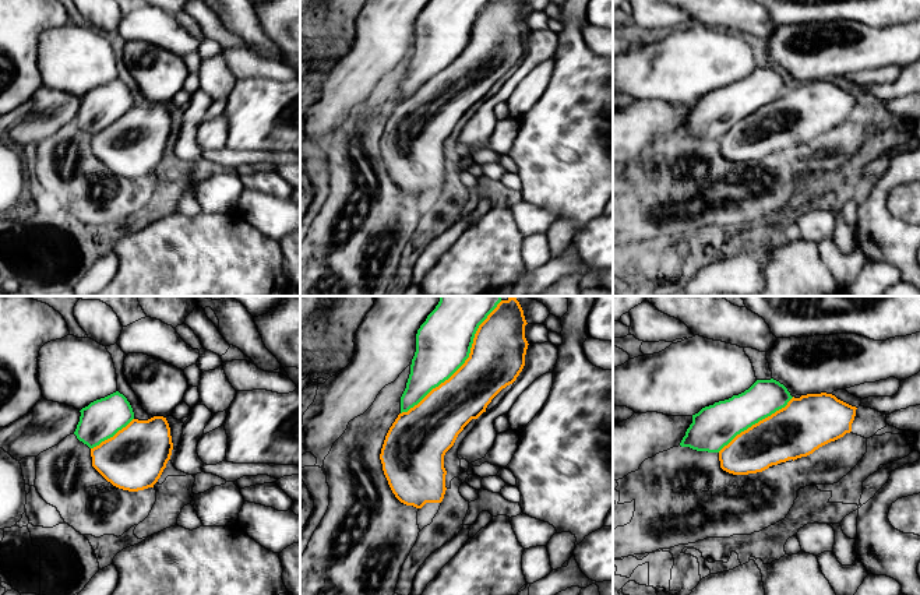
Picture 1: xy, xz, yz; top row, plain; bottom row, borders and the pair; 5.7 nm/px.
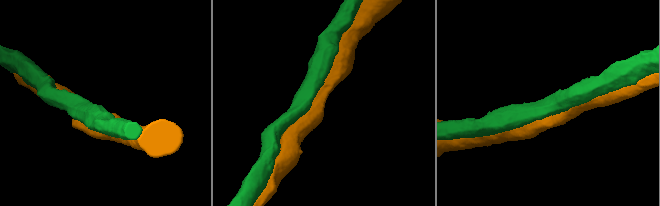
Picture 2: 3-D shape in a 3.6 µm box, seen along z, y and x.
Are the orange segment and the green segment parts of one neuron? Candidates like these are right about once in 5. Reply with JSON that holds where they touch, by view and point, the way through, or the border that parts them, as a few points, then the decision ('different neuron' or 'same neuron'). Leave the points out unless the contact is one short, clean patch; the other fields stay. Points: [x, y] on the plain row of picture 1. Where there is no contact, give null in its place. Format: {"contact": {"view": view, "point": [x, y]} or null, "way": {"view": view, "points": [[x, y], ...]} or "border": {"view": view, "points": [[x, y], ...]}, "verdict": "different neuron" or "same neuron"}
{"contact": {"view": "xz", "point": [458, 56]}, "verdict": "different neuron"}

